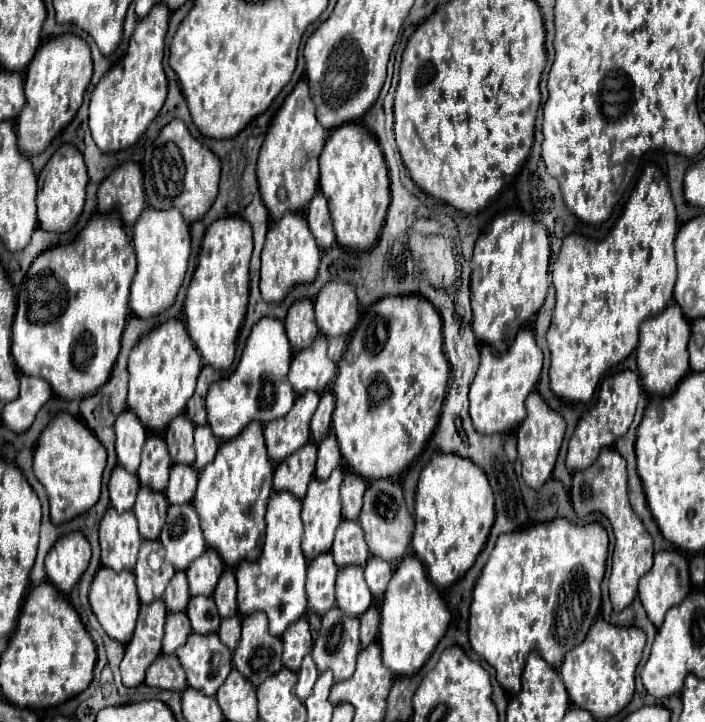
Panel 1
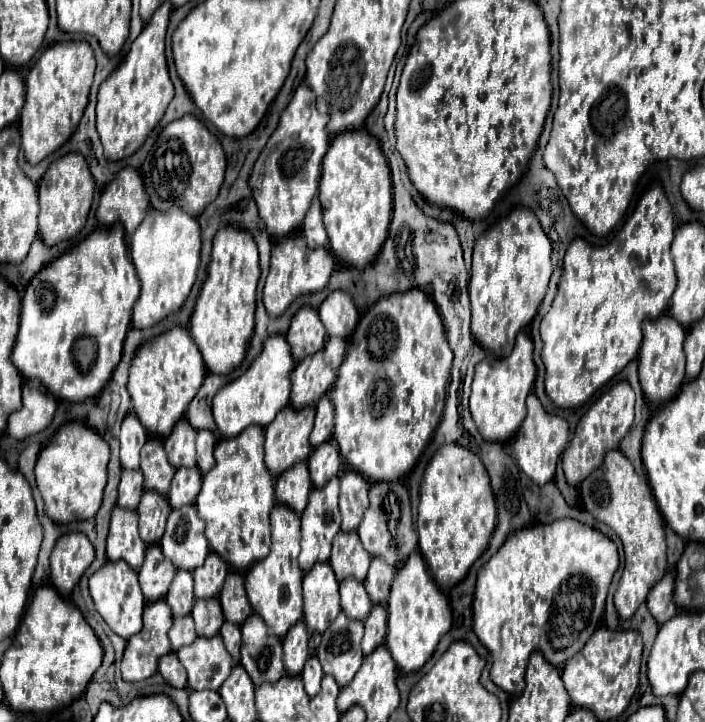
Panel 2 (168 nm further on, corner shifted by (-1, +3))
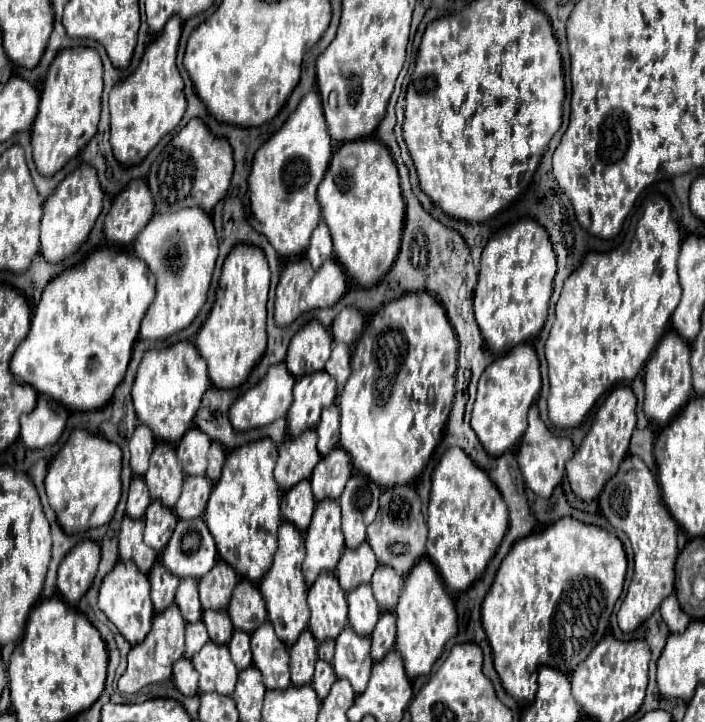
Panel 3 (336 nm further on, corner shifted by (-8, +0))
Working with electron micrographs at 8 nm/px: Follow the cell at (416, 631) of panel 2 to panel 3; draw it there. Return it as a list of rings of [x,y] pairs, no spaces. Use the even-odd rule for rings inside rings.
[[[422,559],[408,573],[400,601],[396,605],[396,617],[398,617],[396,647],[404,659],[406,675],[410,679],[420,677],[420,675],[428,675],[434,661],[442,655],[446,641],[450,637],[454,637],[458,631],[454,601],[444,591],[444,583],[442,583],[436,567],[428,559]]]

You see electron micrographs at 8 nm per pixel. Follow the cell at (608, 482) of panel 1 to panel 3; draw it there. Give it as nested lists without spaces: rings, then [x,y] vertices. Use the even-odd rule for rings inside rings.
[[[626,457],[618,473],[606,483],[600,495],[600,511],[614,529],[624,531],[634,549],[634,579],[628,587],[628,595],[618,611],[618,625],[624,633],[636,631],[674,591],[674,561],[678,555],[676,547],[676,521],[662,503],[660,487],[640,457]]]

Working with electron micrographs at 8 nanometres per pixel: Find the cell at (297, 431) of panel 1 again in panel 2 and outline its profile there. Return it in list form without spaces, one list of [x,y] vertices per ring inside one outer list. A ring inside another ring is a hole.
[[[283,408],[265,430],[265,464],[271,474],[279,476],[293,464],[307,460],[311,454],[309,434],[315,422],[315,408]]]

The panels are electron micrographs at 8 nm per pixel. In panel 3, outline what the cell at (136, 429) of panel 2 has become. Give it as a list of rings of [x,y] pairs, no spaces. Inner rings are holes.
[[[138,425],[128,447],[130,447],[130,467],[134,471],[134,475],[142,477],[146,473],[146,467],[148,467],[148,459],[154,451],[154,445],[156,445],[156,439],[152,435],[152,431],[146,427],[146,425]]]

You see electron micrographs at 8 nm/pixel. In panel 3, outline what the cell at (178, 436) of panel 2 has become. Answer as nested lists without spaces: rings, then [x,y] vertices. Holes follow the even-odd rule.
[[[192,427],[182,437],[182,443],[178,443],[176,453],[186,475],[206,475],[210,443],[212,441],[206,437],[206,433],[198,431],[196,427]]]

